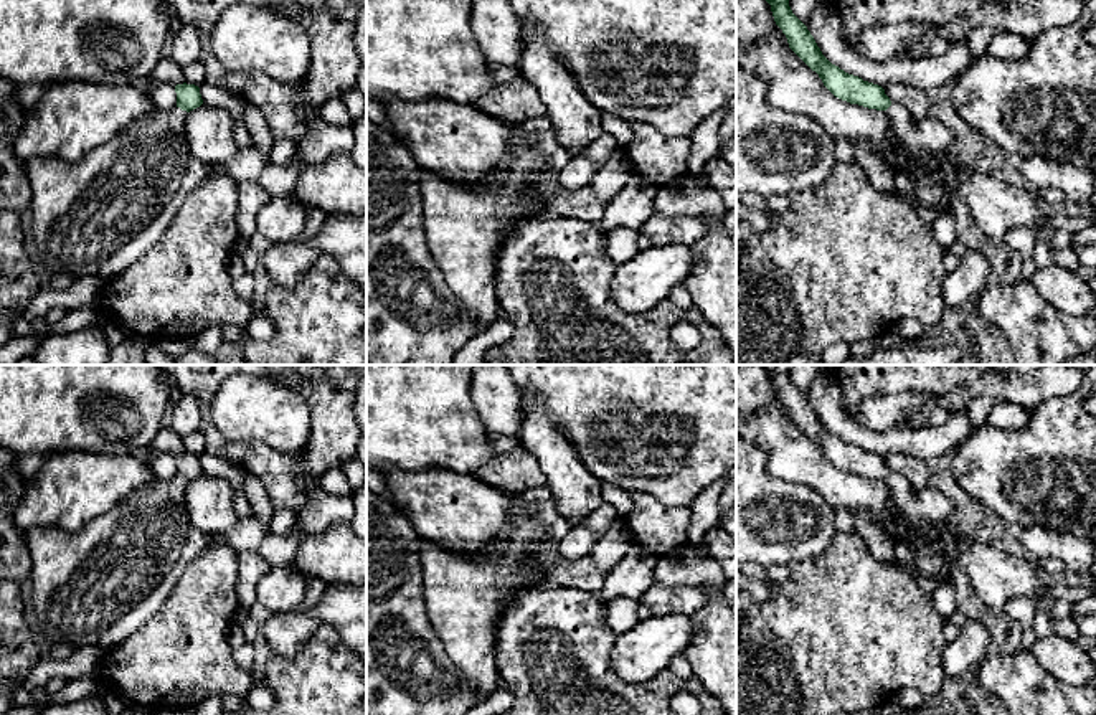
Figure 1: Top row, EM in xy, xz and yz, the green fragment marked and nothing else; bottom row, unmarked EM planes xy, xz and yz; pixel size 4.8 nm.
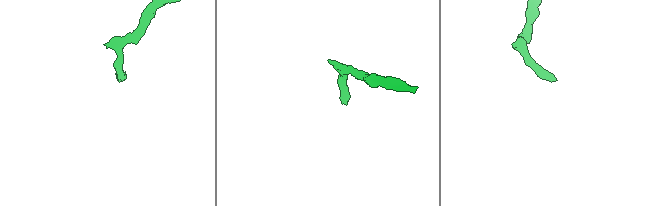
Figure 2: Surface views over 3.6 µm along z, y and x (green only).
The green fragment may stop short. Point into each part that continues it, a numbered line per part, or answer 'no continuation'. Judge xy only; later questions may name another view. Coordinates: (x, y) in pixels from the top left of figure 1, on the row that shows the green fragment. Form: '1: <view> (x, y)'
1: xy (85, 212)

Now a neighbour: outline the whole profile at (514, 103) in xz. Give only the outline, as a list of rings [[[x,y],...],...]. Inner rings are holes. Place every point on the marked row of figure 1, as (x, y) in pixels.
[[[523,76],[512,83],[495,84],[489,94],[474,101],[472,106],[513,127],[548,116],[538,89]]]

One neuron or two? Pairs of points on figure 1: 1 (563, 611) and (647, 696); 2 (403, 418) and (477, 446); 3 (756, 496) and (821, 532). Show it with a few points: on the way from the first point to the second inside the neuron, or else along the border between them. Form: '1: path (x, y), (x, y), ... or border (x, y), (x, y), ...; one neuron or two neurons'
1: path (565, 639), (619, 694); one neuron
2: path (421, 418), (459, 441); one neuron
3: path (773, 512), (783, 522), (804, 524); one neuron

